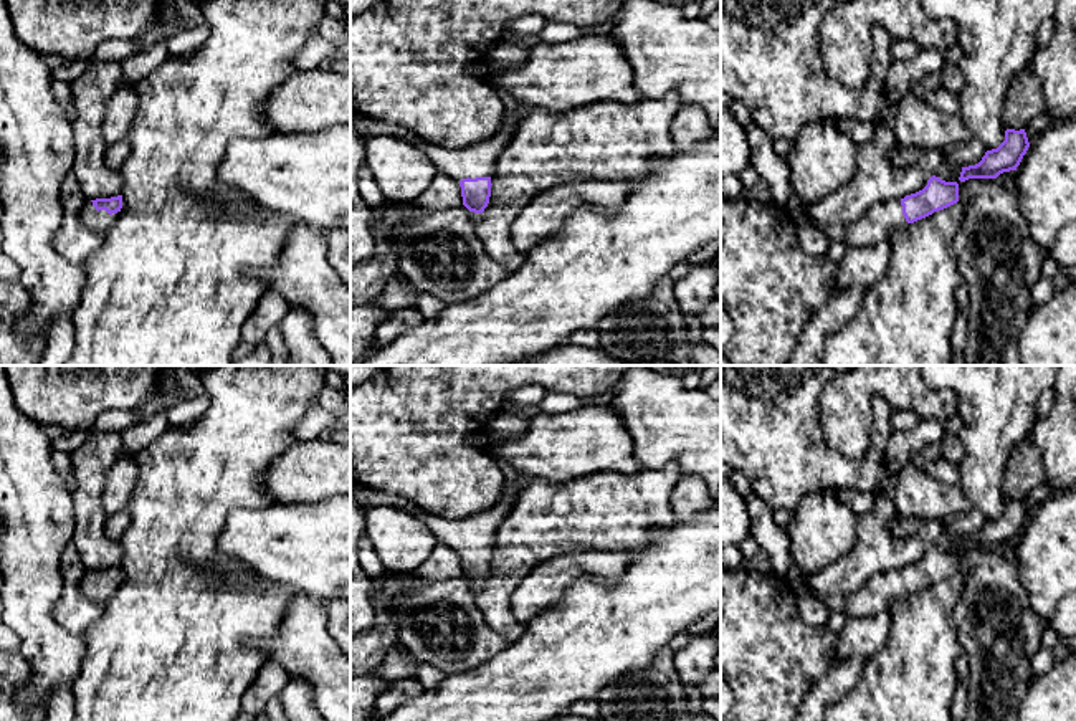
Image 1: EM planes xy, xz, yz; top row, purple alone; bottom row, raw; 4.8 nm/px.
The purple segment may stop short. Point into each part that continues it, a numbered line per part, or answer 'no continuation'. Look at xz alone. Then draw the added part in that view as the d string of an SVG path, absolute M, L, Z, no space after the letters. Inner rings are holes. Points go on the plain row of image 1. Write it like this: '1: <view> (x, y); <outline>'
1: xz (478, 531); M519 475L512 485L502 488L501 498L493 508L466 519L445 519L426 511L418 511L417 516L436 536L438 542L456 552L468 547L493 547L498 528L529 481L529 476Z

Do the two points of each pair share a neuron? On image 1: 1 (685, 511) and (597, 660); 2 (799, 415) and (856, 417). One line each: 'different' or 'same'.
1: different
2: different

